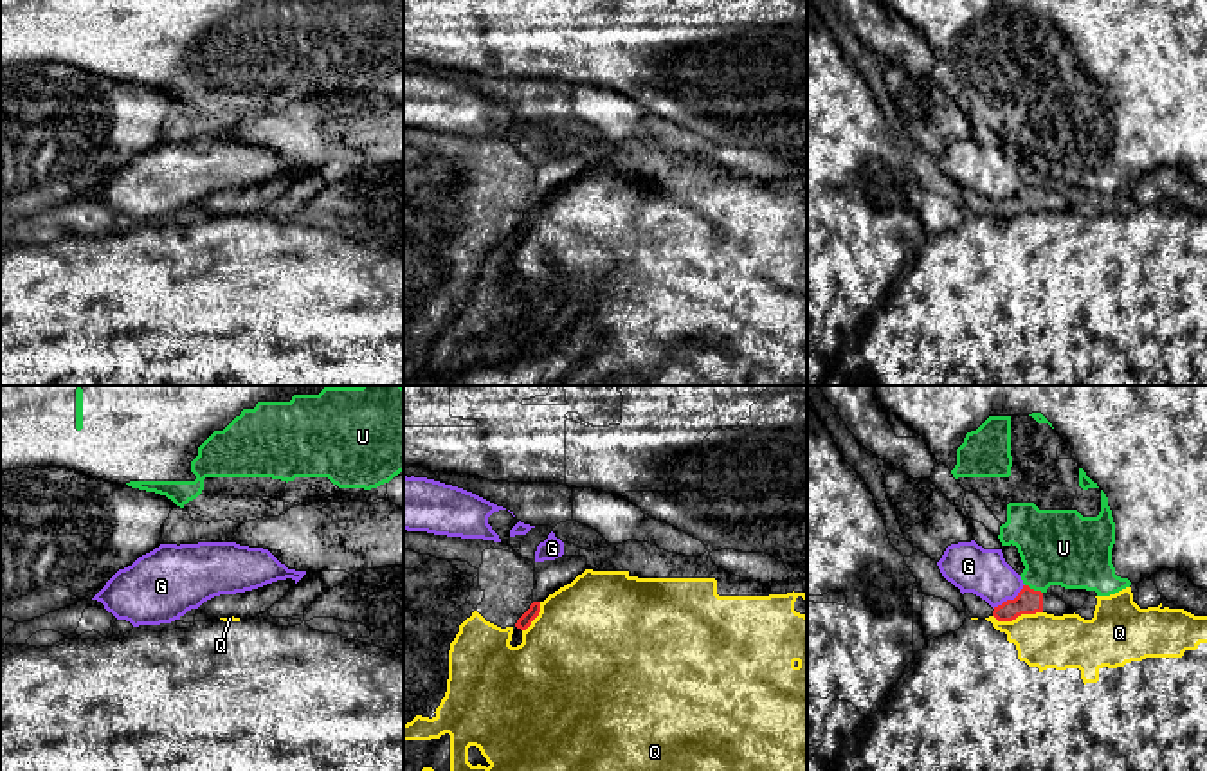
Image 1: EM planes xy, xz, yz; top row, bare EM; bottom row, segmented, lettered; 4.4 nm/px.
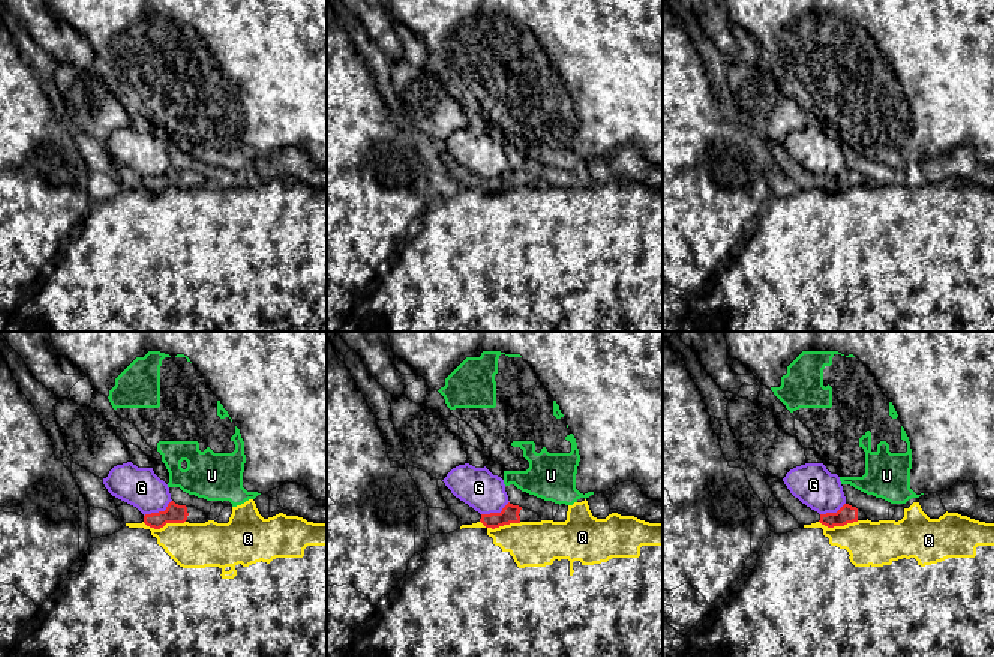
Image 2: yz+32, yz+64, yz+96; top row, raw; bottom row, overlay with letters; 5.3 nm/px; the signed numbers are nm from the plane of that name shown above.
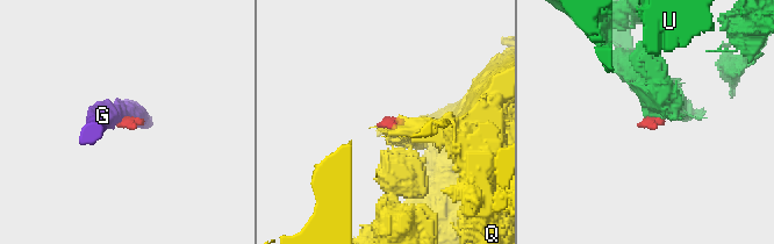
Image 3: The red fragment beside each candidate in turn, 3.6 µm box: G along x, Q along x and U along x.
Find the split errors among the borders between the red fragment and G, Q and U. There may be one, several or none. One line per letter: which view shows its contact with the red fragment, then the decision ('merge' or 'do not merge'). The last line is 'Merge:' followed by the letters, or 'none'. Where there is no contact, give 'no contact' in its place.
G: meets red in yz; do not merge
Q: meets red in yz; do not merge
U: meets red in yz; do not merge
Merge: none

